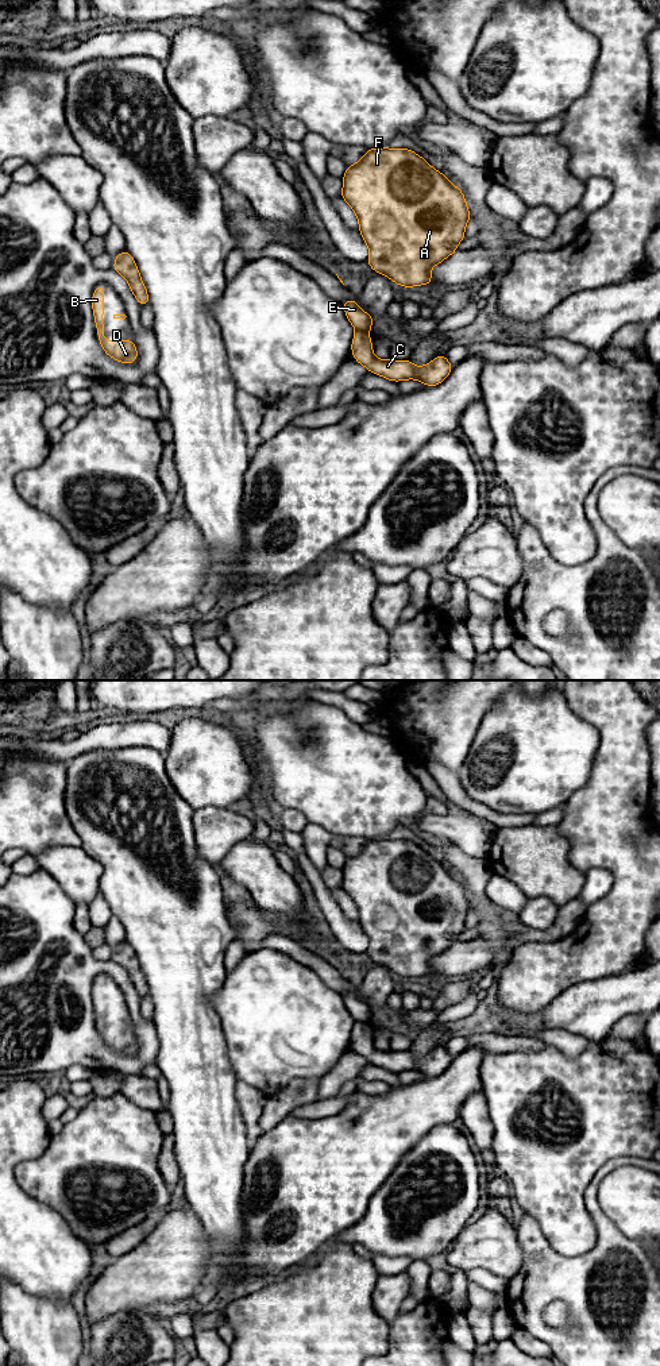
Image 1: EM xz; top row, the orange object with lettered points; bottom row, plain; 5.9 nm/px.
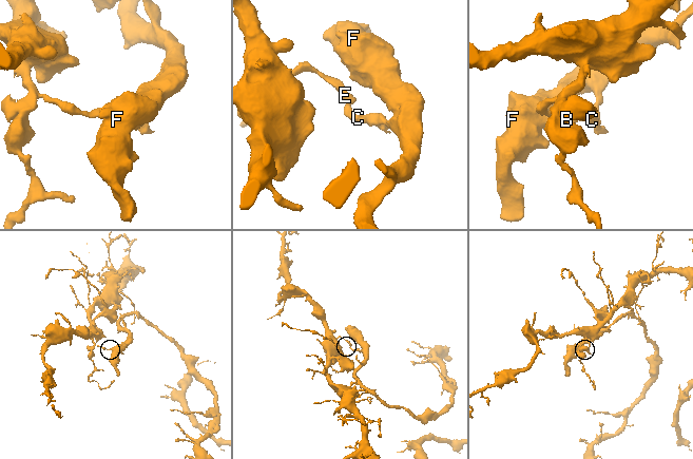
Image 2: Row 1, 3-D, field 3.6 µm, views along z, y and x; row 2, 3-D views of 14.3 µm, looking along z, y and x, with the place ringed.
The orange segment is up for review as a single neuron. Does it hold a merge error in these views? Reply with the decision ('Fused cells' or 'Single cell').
Fused cells

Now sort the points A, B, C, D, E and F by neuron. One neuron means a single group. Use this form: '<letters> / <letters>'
A C F / B D E

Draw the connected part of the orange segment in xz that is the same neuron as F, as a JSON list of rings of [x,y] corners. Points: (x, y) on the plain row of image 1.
[[[368,840],[360,852],[347,857],[340,888],[358,908],[360,927],[370,941],[366,953],[373,962],[404,979],[433,975],[431,960],[458,941],[458,935],[466,930],[467,912],[472,908],[463,883],[409,840]]]

